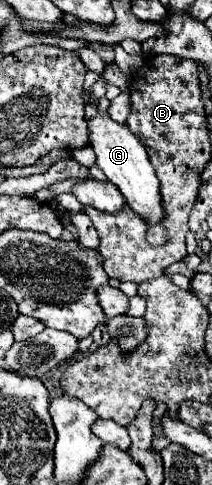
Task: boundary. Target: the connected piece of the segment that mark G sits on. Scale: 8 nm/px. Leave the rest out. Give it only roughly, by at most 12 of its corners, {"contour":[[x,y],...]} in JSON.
{"contour":[[109,113],[87,119],[97,167],[167,241],[159,179],[143,143]]}

